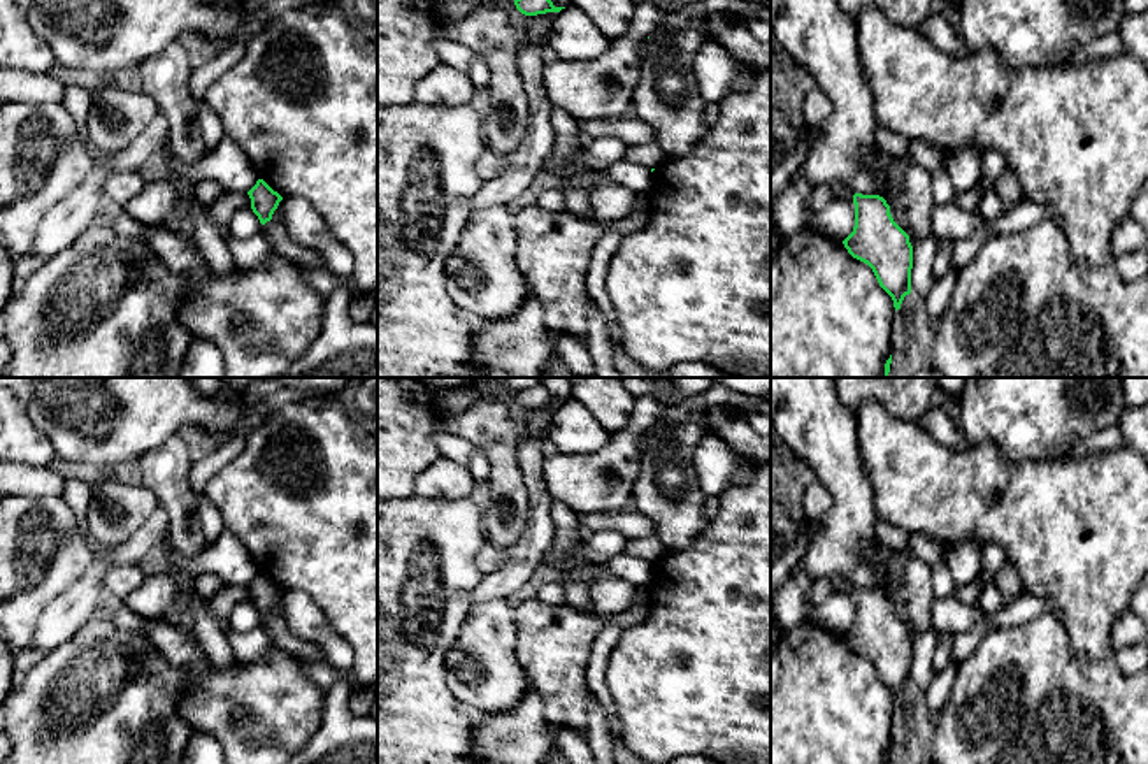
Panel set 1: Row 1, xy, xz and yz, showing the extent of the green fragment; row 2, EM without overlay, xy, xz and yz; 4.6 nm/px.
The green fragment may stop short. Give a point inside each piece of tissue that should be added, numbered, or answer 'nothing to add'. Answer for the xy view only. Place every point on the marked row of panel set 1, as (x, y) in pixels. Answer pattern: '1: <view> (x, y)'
nothing to add

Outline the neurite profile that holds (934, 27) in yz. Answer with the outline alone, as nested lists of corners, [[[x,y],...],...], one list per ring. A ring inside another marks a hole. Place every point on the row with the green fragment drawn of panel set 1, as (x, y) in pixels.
[[[929,14],[916,28],[923,37],[927,37],[936,47],[948,53],[953,58],[964,58],[969,49],[962,37],[955,33],[951,25],[943,14]]]

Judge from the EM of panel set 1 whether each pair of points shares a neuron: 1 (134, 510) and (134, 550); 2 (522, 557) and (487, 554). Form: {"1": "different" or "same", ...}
{"1": "different", "2": "different"}

